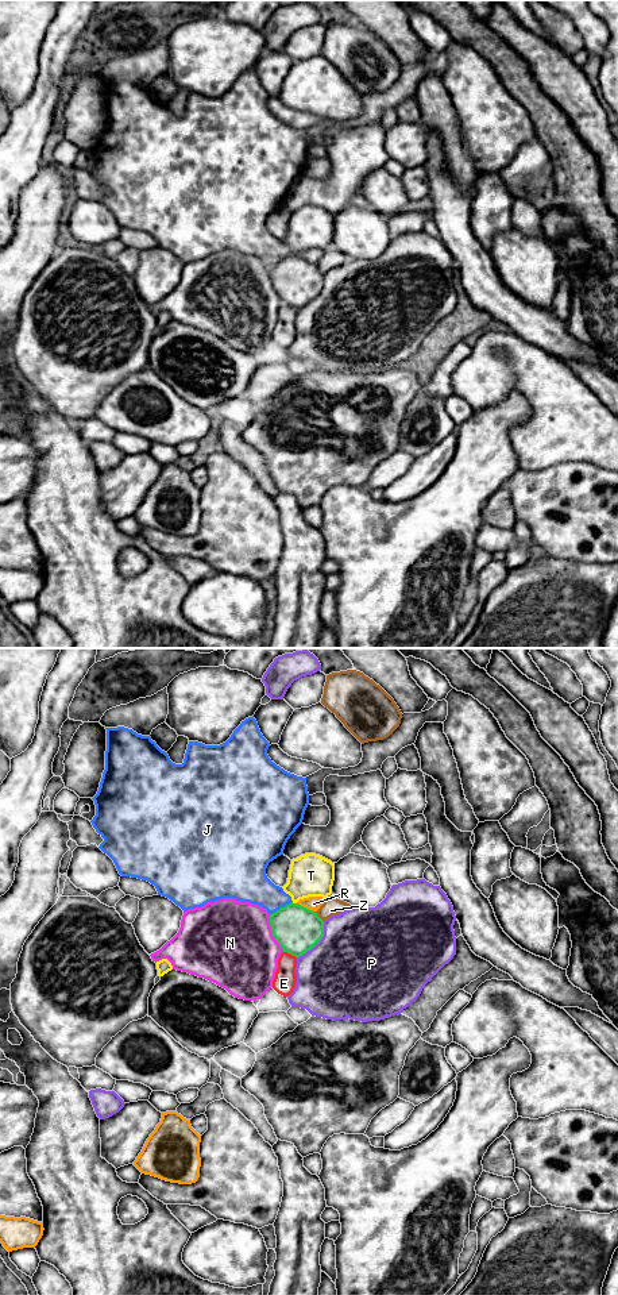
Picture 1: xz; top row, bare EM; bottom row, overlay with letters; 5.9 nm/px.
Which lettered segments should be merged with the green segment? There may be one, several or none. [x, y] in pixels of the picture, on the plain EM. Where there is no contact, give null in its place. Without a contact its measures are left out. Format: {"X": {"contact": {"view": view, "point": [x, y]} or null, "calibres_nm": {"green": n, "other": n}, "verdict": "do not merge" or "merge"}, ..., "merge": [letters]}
{"E": {"contact": {"view": "xz", "point": [290, 305]}, "calibres_nm": {"green": 280, "other": 140}, "verdict": "do not merge"}, "J": {"contact": {"view": "xz", "point": [281, 259]}, "calibres_nm": {"green": 280, "other": 220}, "verdict": "do not merge"}, "N": {"contact": {"view": "xz", "point": [273, 285]}, "calibres_nm": {"green": 280, "other": 500}, "verdict": "do not merge"}, "P": {"contact": {"view": "xz", "point": [317, 293]}, "calibres_nm": {"green": 280, "other": 500}, "verdict": "merge"}, "R": {"contact": {"view": "xz", "point": [305, 259]}, "calibres_nm": {"green": 280, "other": 80}, "verdict": "do not merge"}, "T": {"contact": {"view": "xz", "point": [294, 255]}, "calibres_nm": {"green": 280, "other": 260}, "verdict": "do not merge"}, "Z": {"contact": {"view": "xz", "point": [319, 269]}, "calibres_nm": {"green": 280, "other": 110}, "verdict": "do not merge"}, "merge": ["P"]}

